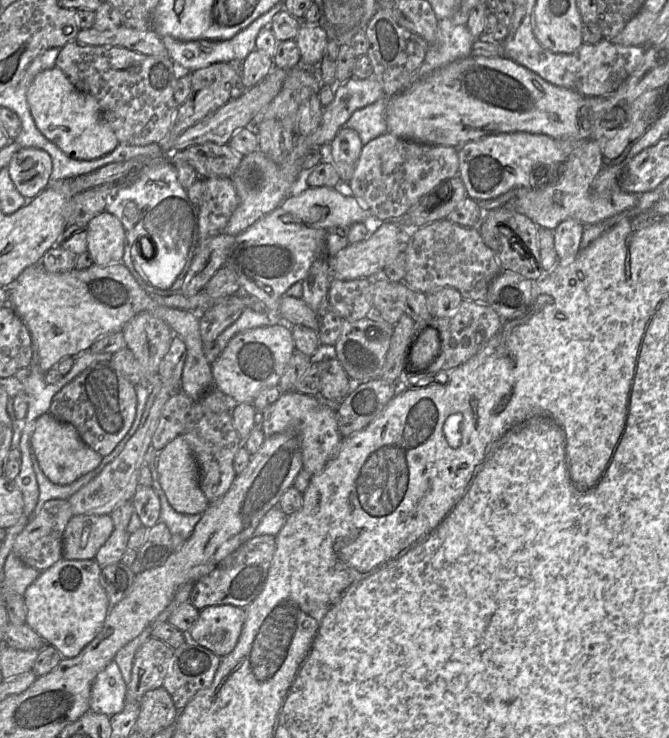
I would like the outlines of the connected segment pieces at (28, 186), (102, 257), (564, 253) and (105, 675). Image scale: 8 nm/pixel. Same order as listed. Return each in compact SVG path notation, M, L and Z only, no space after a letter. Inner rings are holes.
M22 148L7 167L17 191L28 200L35 198L51 183L52 159L44 150Z
M103 211L86 226L87 251L93 263L108 266L122 262L125 247L125 230L114 215Z
M567 219L561 222L552 232L558 262L573 261L580 251L584 232L583 224L575 219Z
M111 661L93 681L90 710L109 717L120 713L126 703L127 684L124 682L117 663Z

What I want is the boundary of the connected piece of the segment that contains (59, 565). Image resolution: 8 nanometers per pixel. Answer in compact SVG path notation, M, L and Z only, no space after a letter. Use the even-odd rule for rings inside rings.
M61 558L27 587L23 597L27 608L26 624L46 642L55 647L63 658L77 656L100 632L110 605L101 584L102 567L95 559L68 560Z

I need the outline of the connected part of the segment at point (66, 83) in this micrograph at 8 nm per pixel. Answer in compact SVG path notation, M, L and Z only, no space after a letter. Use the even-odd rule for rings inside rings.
M57 67L38 73L27 90L27 102L38 130L65 154L77 160L94 160L112 152L119 141L102 115L97 100L77 90Z

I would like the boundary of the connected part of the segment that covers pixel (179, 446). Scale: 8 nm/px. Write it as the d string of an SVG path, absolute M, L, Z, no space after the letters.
M183 436L176 437L158 453L157 472L170 505L178 513L203 514L209 503L200 487L200 474L196 459Z

